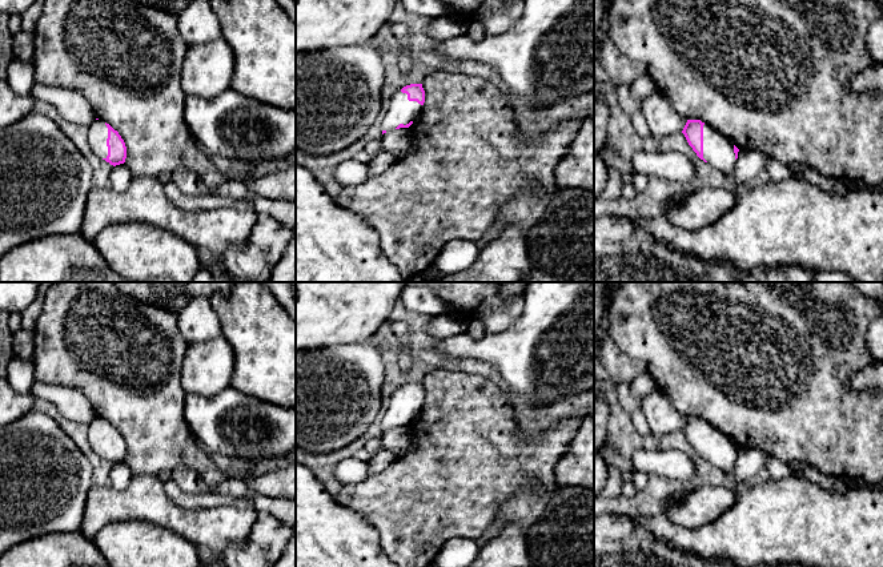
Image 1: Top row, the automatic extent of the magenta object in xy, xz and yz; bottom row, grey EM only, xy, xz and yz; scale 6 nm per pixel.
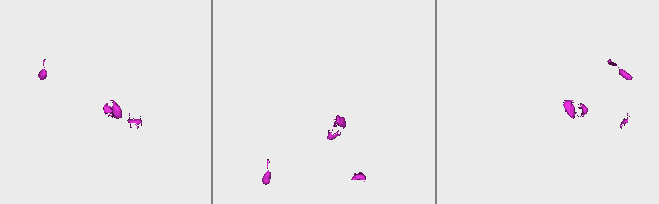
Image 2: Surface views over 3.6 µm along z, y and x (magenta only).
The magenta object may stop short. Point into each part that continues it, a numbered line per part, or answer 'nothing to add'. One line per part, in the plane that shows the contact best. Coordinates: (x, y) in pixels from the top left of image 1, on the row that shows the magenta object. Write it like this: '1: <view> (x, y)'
1: xy (97, 132)

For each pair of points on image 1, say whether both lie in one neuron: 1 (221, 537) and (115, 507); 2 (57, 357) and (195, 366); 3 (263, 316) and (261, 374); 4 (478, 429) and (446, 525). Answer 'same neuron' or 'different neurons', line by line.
1: same neuron
2: different neurons
3: same neuron
4: same neuron

